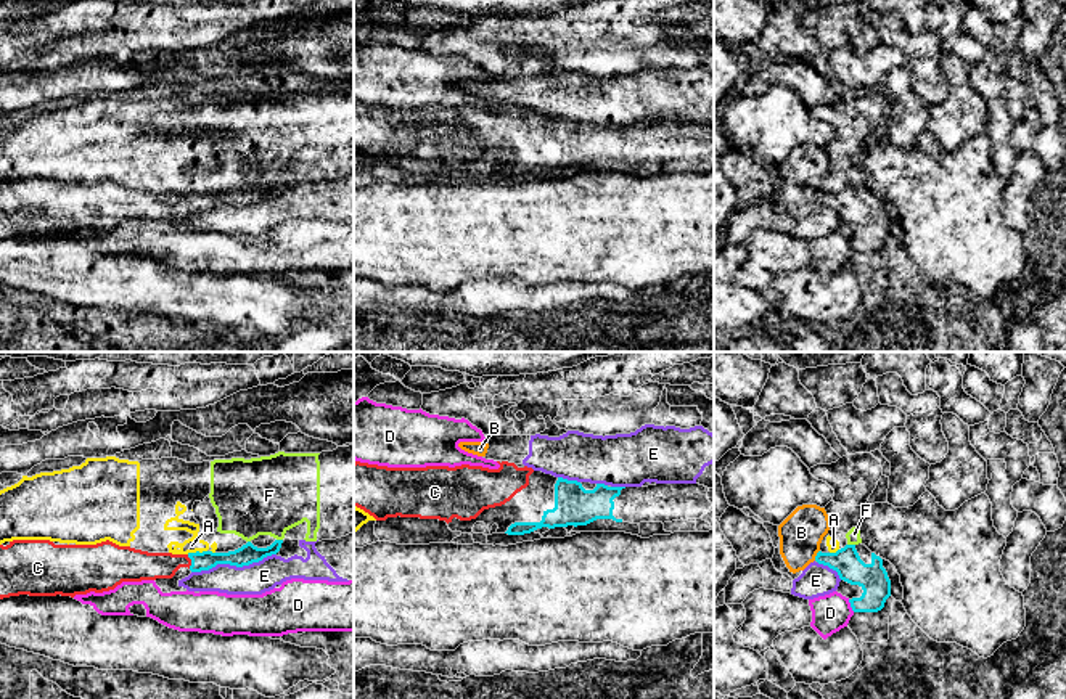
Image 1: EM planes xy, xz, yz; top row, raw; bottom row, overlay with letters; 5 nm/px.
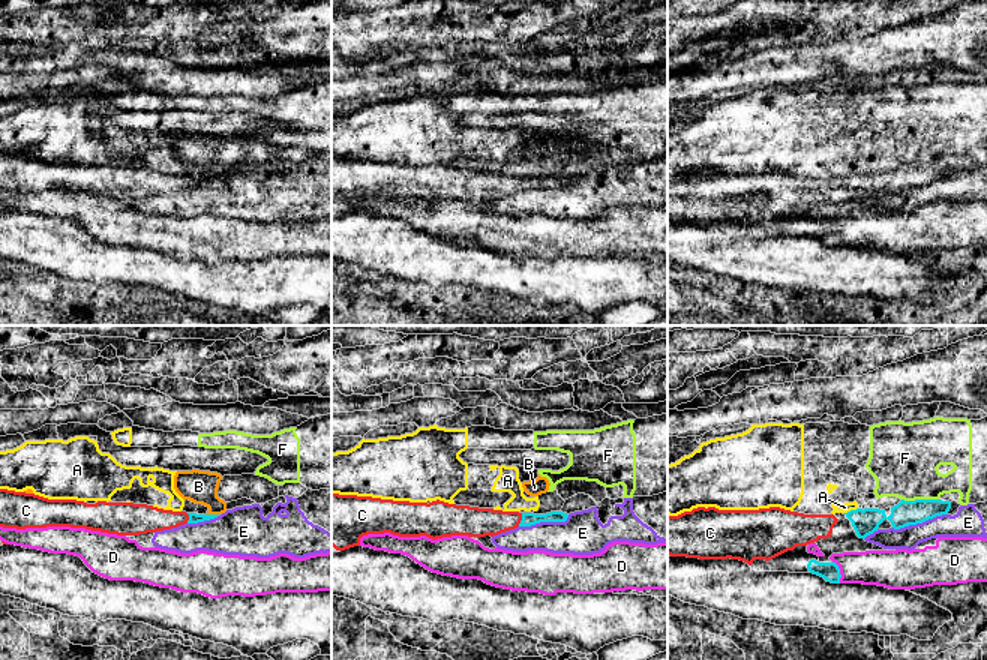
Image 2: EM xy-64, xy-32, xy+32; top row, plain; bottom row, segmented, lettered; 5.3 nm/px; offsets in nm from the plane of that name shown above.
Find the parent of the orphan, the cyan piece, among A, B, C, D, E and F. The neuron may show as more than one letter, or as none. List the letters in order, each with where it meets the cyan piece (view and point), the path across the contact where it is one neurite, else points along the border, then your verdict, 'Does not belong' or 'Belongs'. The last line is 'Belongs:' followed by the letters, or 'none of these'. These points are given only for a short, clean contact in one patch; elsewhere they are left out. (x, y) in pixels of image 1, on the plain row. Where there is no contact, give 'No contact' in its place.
A: Touches cyan at xy (196, 192). Boundary: xy (206, 190), (187, 193). Does not belong
B: Touches cyan at yz (817, 195). Boundary: yz (819, 190), (814, 200). Does not belong
C: Touches cyan at xy (192, 201). Path across: xy (200, 201), (192, 201), (142, 206). Belongs
D: Touches cyan at yz (851, 246). Does not belong
E: Touches cyan at xy (233, 204). Does not belong
F: Touches cyan at yz (851, 185). Does not belong
Belongs: C

